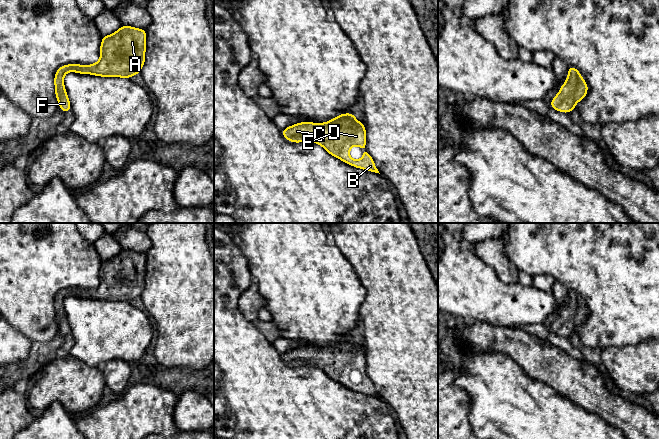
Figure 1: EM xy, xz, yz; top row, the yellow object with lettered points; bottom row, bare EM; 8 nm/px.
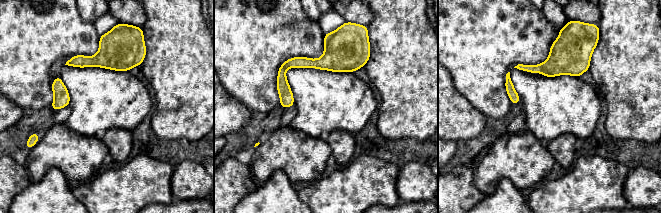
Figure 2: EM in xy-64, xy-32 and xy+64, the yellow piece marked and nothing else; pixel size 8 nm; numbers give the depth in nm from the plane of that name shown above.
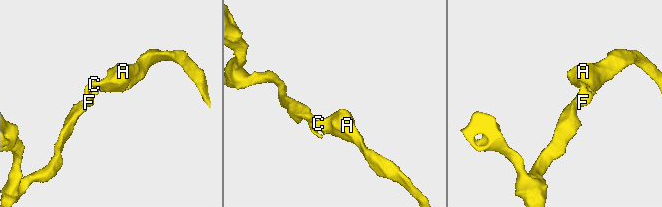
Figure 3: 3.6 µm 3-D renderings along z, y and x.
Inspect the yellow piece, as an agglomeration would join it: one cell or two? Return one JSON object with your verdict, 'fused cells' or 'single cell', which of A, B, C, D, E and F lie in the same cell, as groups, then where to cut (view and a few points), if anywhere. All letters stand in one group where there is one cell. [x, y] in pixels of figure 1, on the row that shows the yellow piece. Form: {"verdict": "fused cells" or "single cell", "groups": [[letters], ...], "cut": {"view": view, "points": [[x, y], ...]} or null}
{"verdict": "single cell", "groups": [["A", "B", "C", "D", "E", "F"]], "cut": null}

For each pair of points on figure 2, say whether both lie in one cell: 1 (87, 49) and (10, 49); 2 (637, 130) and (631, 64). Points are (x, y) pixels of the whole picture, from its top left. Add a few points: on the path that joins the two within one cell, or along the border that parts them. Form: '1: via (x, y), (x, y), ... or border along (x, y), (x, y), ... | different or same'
1: via (68, 47), (29, 47) | same
2: via (637, 114), (637, 80) | same

